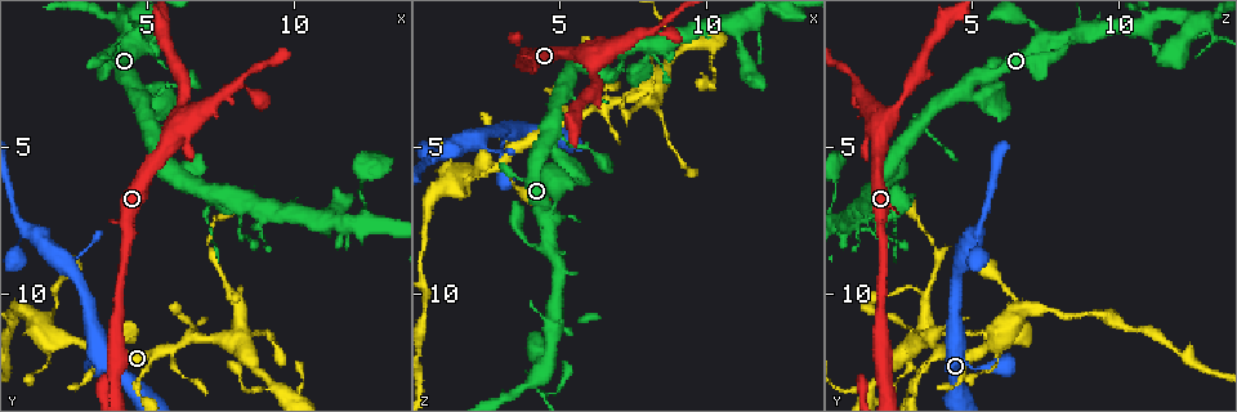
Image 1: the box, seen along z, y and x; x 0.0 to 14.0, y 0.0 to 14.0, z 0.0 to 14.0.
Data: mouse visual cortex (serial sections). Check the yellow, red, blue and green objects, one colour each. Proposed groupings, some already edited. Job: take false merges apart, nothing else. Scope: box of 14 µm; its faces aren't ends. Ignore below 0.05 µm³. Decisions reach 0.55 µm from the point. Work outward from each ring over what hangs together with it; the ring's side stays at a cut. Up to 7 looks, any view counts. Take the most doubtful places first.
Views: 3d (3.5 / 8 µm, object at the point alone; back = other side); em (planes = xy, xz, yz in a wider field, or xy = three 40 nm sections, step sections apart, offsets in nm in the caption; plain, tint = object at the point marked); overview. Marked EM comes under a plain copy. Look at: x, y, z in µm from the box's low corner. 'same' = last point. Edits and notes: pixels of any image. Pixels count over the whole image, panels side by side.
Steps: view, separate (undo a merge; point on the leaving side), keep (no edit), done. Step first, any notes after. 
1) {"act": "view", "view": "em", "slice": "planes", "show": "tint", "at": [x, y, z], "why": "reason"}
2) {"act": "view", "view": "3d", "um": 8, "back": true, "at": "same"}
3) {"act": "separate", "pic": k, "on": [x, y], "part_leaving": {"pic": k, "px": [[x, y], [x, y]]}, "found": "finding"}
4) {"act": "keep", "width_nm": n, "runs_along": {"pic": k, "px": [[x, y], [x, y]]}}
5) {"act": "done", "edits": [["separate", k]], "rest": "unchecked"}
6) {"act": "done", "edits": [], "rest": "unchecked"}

{"act": "view", "view": "3d", "um": 3.5, "at": [4.9, 1.4, 13.3], "why": "a narrow waist"}

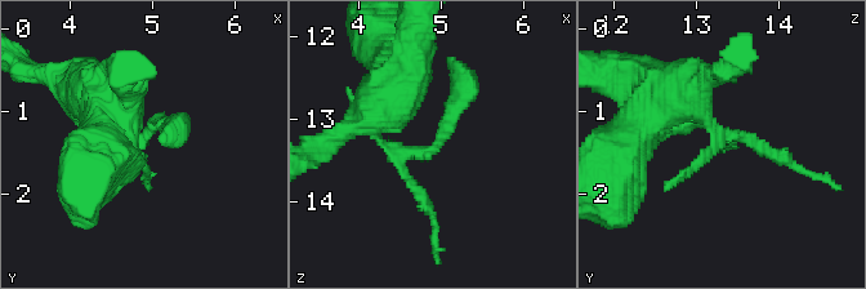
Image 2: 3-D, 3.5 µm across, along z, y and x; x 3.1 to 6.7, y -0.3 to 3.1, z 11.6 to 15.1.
{"act": "view", "view": "em", "slice": "xy", "step": 5, "show": "tint", "at": [4.80, 1.35, 13.35]}

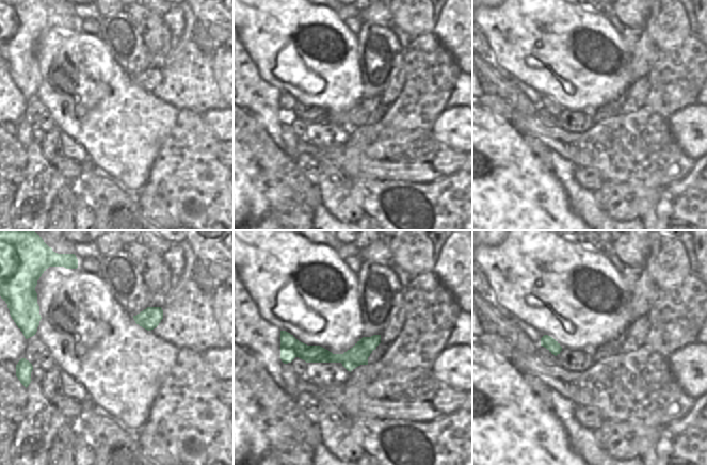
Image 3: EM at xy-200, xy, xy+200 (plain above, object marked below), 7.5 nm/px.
{"act": "view", "view": "em", "slice": "xy", "step": 3, "show": "tint", "at": "same", "why": "another direction"}

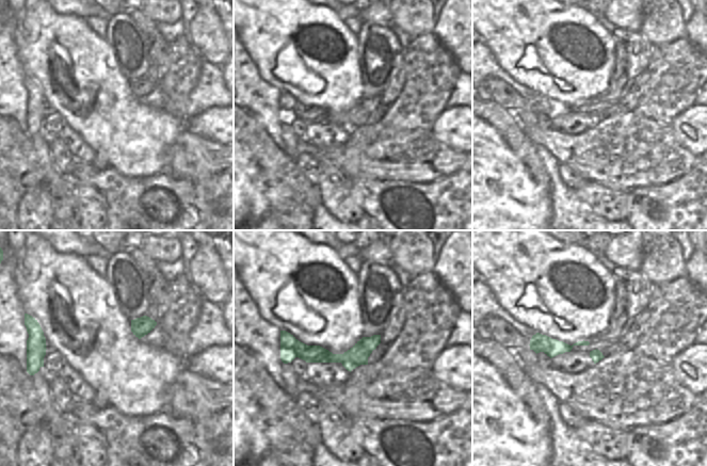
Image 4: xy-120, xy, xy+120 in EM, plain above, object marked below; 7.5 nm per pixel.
{"act": "keep", "runs_along": {"pic": 4, "px": [[378, 337], [354, 357], [283, 341]]}, "found": "all the same cell"}

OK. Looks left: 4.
{"act": "view", "view": "3d", "um": 3.5, "at": [8.5, 11.4, 3.9], "why": "calibre changes"}

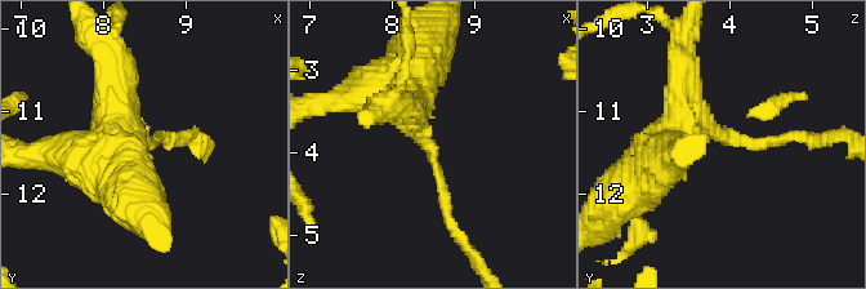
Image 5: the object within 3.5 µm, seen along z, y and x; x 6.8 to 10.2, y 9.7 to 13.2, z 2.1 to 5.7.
{"act": "view", "view": "em", "slice": "xy", "step": 5, "show": "tint", "at": [8.45, 11.30, 3.85], "arm_widths_nm": [150, 600], "why": "now the EM"}

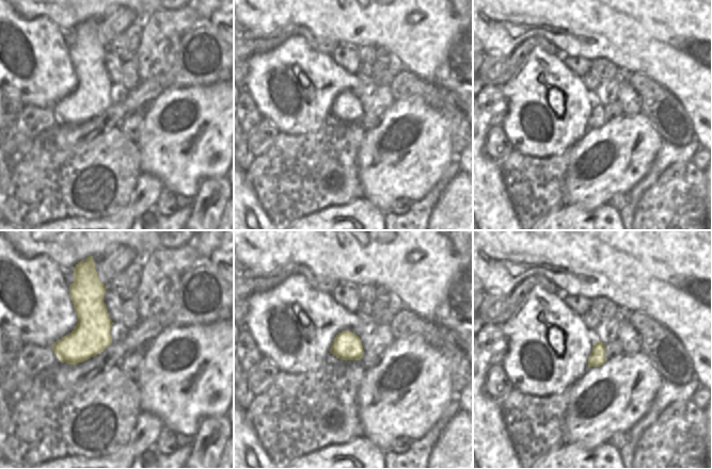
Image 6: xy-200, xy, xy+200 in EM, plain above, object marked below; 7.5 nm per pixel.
{"act": "keep", "runs_along": {"pic": 5, "px": [[391, 88], [431, 147], [446, 219]]}, "found": "continuous, no second cell"}

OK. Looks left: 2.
{"act": "view", "view": "3d", "um": 3.5, "at": [7.1, 8.1, 3.7], "why": "sudden change in width"}

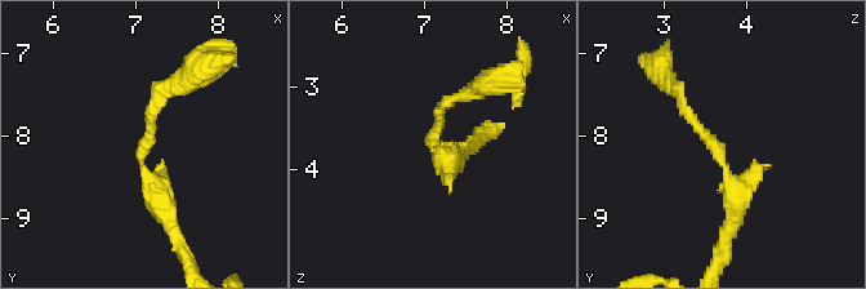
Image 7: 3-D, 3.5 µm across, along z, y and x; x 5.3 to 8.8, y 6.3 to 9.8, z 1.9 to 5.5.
{"act": "view", "view": "em", "slice": "planes", "show": "tint", "at": [7.10, 8.20, 3.65], "arm_widths_nm": [150, 250]}

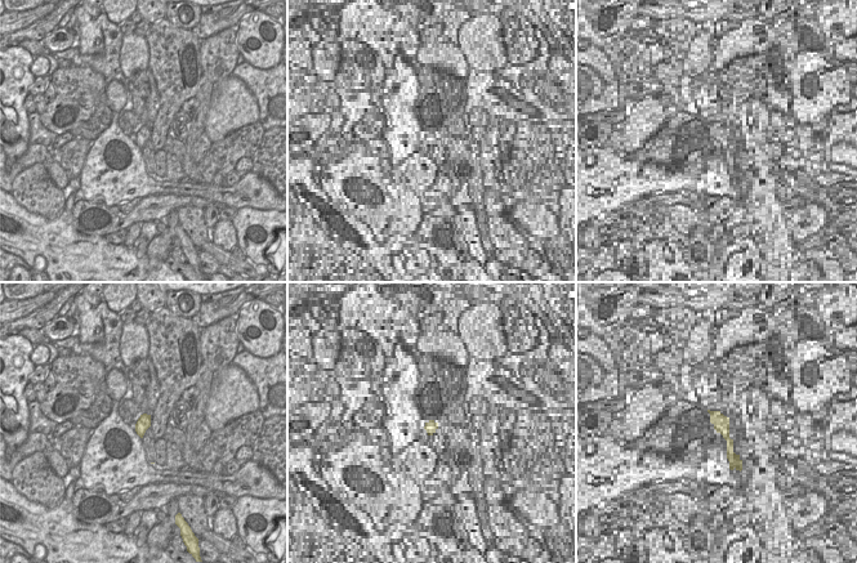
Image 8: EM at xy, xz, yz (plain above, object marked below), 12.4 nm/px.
{"act": "keep", "runs_along": {"pic": 7, "px": [[731, 226], [731, 174], [675, 88]]}, "found": "continuous, no second cell"}

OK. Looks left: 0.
{"act": "done", "edits": [], "rest": "unchecked"}

